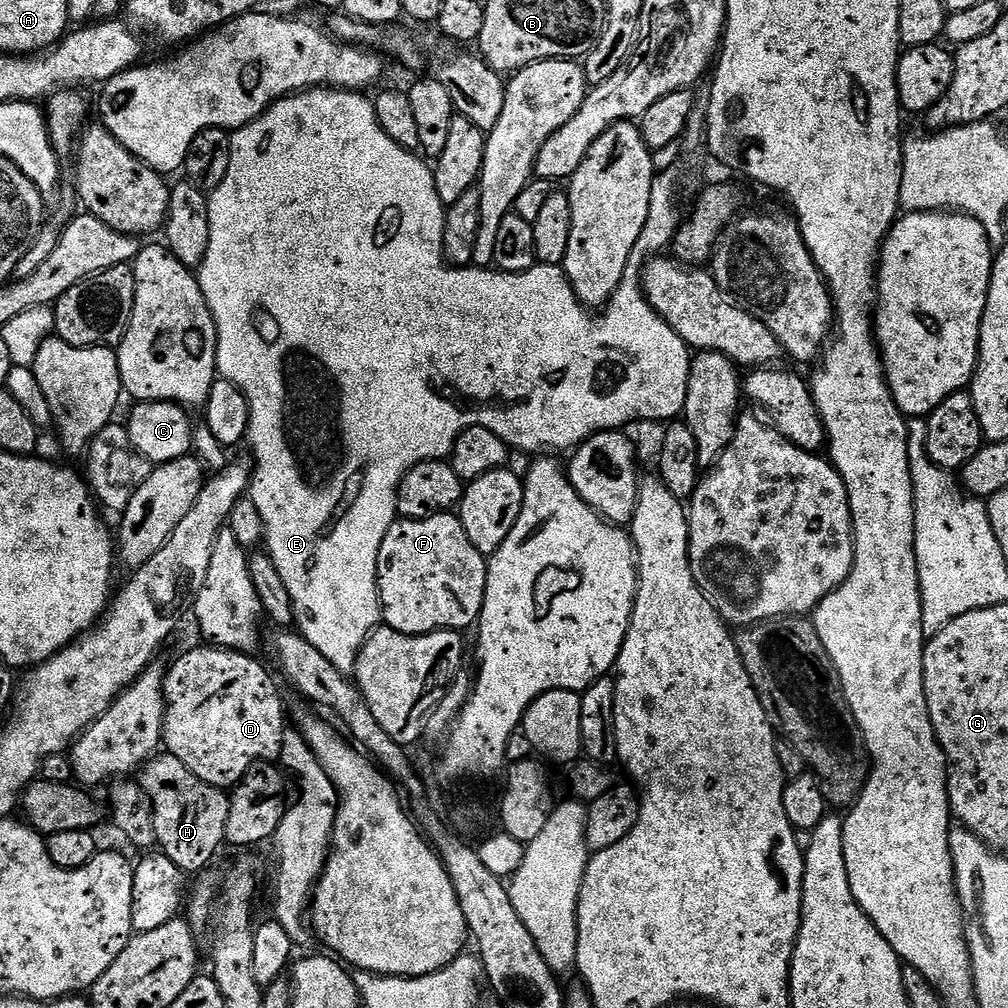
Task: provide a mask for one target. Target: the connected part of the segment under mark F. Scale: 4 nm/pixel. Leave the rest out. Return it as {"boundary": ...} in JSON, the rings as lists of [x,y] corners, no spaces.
{"boundary":[[[440,512],[421,520],[397,519],[390,526],[378,554],[380,570],[378,587],[380,589],[380,607],[385,625],[402,634],[421,636],[431,632],[445,630],[465,630],[477,623],[484,605],[488,560],[470,542],[462,526],[459,515],[452,512]]]}

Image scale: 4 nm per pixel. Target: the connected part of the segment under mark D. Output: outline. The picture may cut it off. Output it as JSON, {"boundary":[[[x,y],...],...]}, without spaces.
{"boundary":[[[203,647],[178,657],[167,669],[162,744],[190,774],[215,788],[231,790],[250,766],[279,757],[286,731],[284,700],[255,655]]]}

